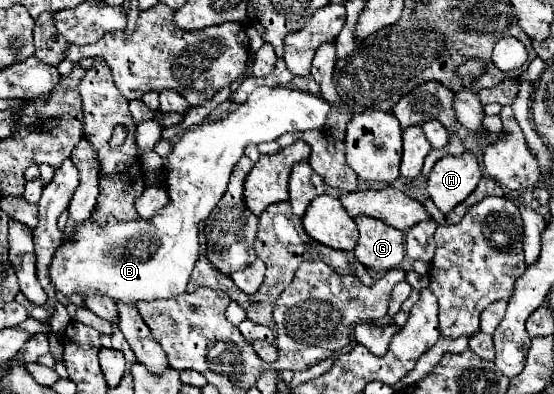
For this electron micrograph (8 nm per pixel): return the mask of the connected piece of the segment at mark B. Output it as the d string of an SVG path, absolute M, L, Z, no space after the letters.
M257 87L245 103L241 103L237 109L233 109L225 119L213 121L213 123L201 123L191 127L181 135L181 139L173 145L173 151L169 155L169 165L163 171L163 181L167 183L165 189L169 193L171 203L157 211L149 221L109 221L105 227L99 227L97 223L83 221L81 225L75 225L75 237L73 243L65 243L57 249L53 255L53 261L49 265L49 275L53 285L63 293L103 293L109 295L113 301L125 301L125 303L137 303L137 301L153 301L153 299L169 299L175 295L185 293L185 287L189 283L191 271L199 259L199 221L207 219L213 207L219 203L227 189L227 181L231 177L233 167L243 157L243 149L251 143L259 145L265 141L275 141L283 133L299 133L299 131L323 131L325 117L333 111L333 105L329 105L321 95L307 93L307 91L295 91L287 87Z

